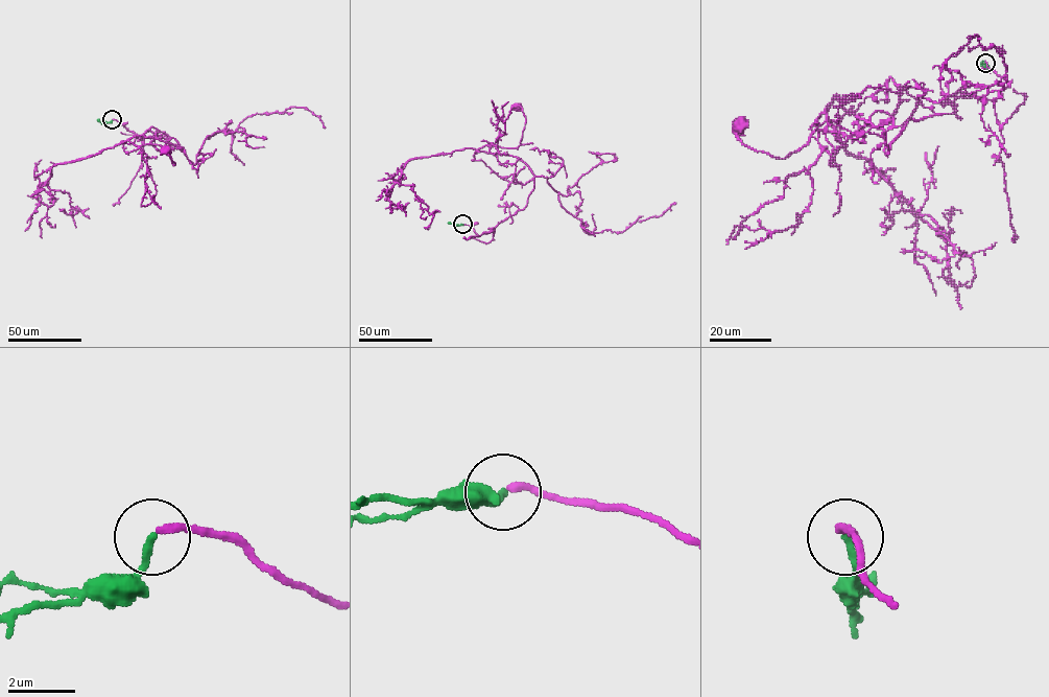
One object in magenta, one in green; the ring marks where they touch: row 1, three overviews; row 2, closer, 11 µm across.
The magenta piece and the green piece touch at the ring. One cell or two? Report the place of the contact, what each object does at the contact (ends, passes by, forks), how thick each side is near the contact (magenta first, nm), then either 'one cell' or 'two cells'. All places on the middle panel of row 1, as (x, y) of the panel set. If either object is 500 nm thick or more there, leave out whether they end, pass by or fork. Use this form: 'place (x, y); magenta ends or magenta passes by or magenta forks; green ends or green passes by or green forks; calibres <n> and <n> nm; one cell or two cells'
place (462, 224); magenta ends; green ends; calibres 200 and 200 nm; one cell

